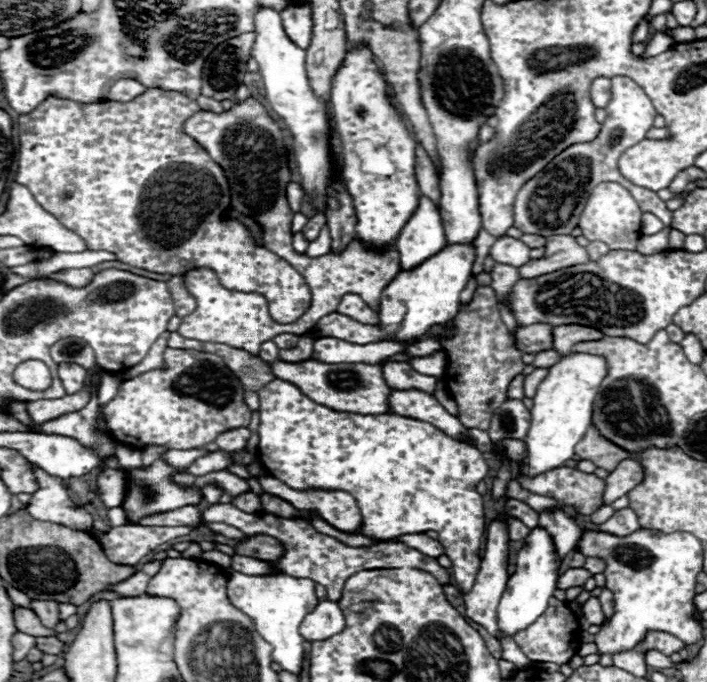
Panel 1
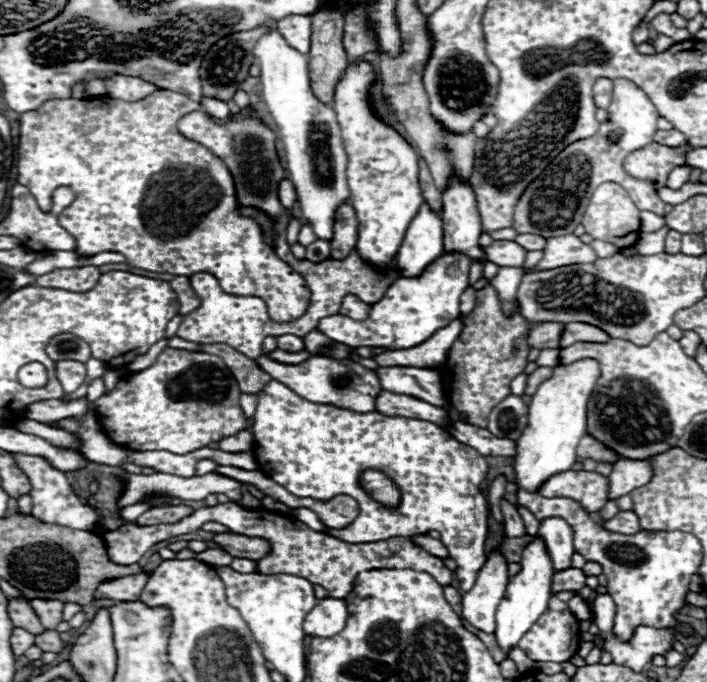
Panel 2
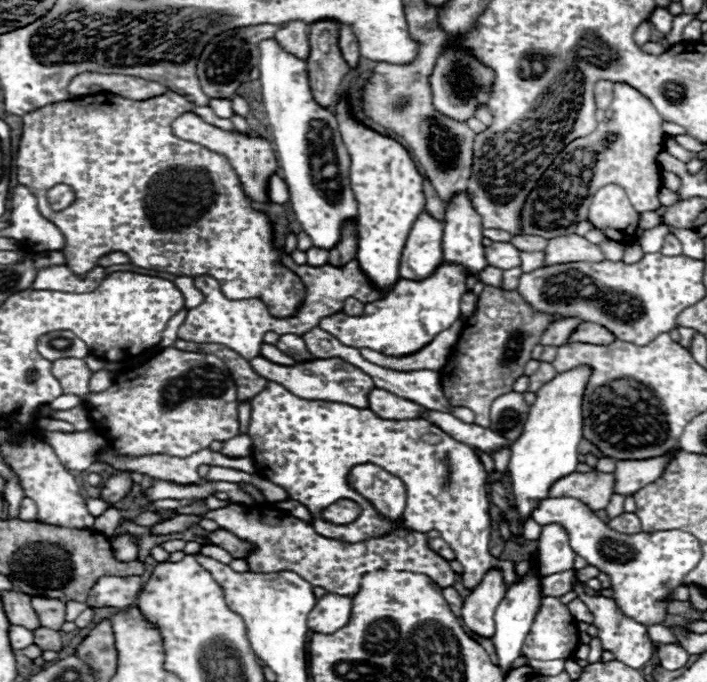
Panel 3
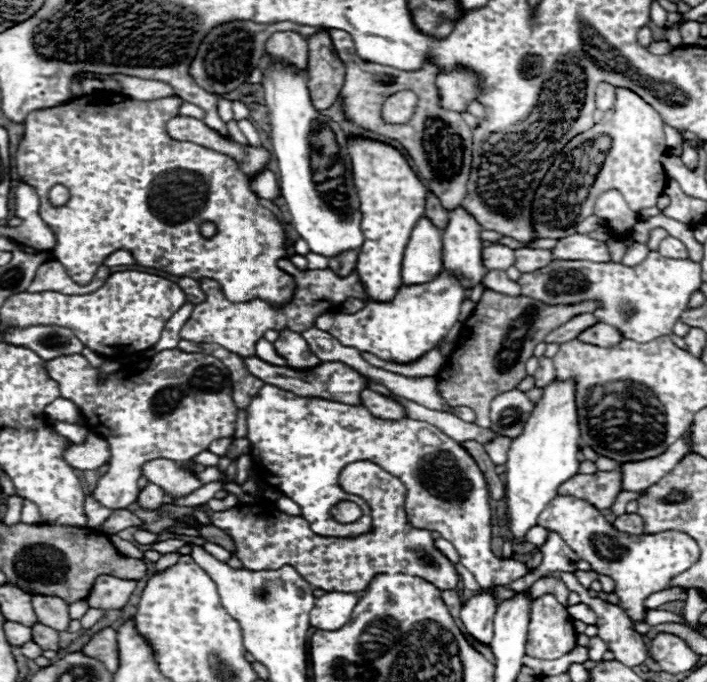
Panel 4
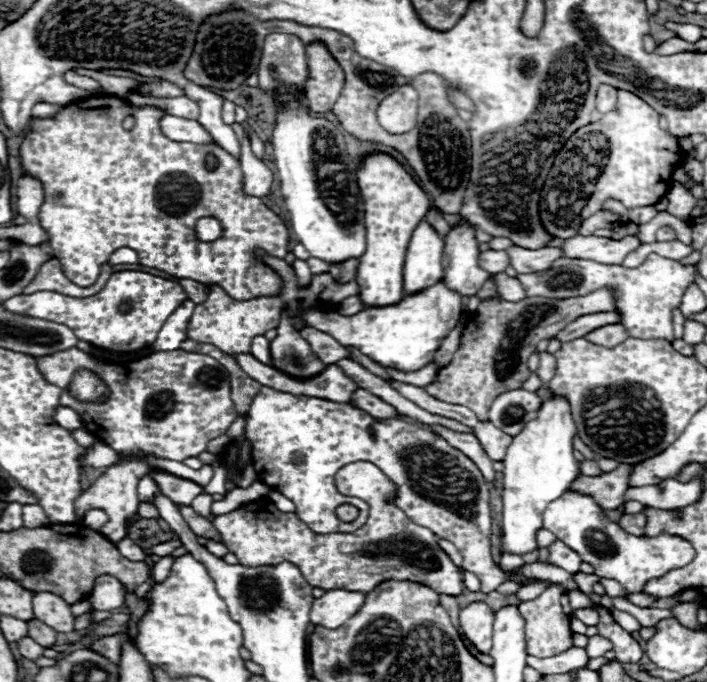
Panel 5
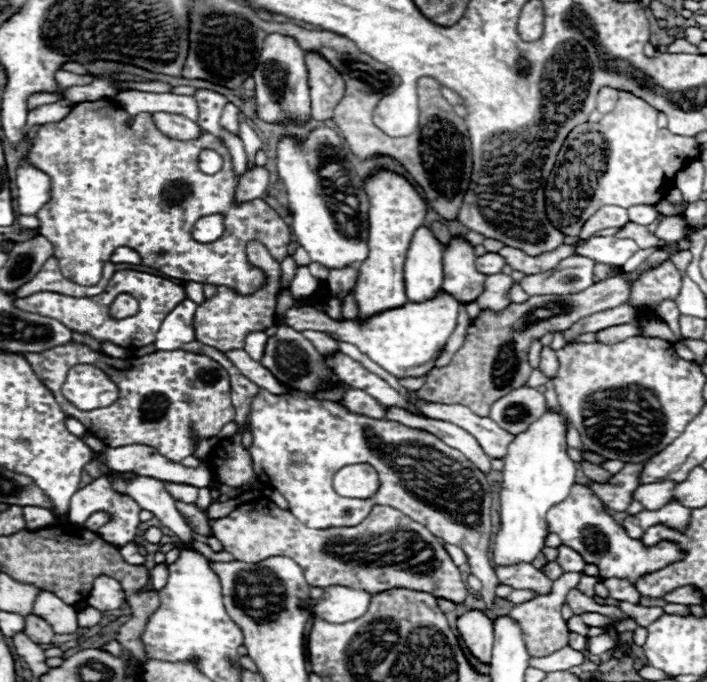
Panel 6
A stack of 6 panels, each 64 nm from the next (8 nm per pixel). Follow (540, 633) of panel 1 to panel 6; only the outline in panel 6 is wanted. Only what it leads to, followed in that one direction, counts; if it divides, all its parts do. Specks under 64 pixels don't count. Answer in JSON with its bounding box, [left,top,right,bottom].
[508,572,582,658]

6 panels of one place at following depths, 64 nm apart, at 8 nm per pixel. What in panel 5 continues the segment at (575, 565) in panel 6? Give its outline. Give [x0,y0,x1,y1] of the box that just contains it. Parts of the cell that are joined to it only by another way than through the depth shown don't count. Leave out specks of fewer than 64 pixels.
[548,540,582,574]

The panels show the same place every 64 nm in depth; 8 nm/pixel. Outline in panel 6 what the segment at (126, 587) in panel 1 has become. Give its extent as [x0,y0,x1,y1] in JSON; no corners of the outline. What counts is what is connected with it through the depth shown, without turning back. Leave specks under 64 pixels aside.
[86,576,126,612]

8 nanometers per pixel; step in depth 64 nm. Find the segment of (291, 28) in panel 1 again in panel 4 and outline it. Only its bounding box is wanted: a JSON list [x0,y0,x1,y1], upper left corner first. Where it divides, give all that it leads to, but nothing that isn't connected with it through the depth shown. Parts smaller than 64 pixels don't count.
[266,32,308,70]

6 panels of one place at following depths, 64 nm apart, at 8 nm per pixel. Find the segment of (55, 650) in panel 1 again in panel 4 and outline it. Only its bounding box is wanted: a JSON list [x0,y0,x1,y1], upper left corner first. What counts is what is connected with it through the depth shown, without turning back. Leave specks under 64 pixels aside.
[32,622,60,650]

